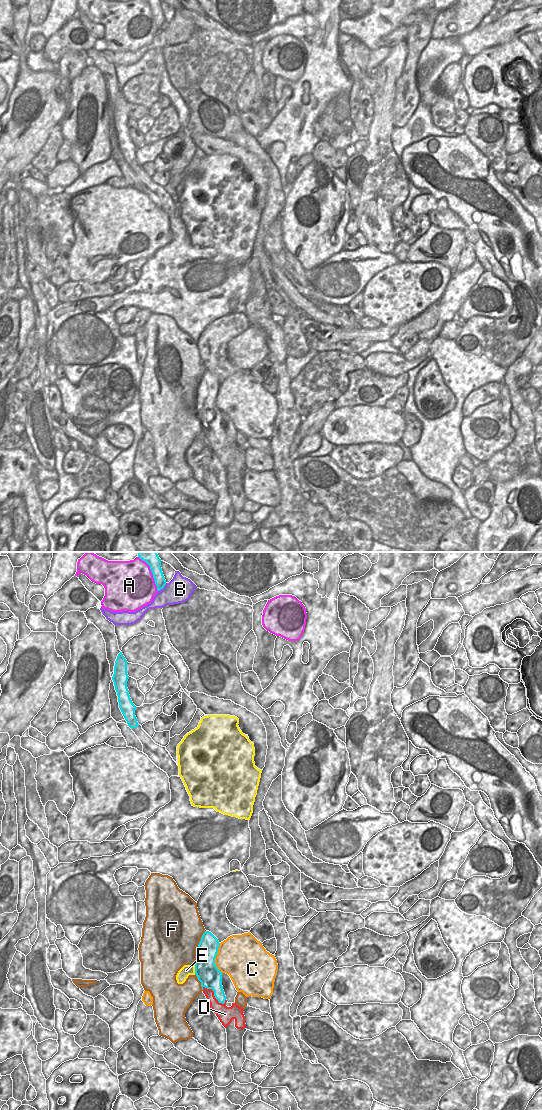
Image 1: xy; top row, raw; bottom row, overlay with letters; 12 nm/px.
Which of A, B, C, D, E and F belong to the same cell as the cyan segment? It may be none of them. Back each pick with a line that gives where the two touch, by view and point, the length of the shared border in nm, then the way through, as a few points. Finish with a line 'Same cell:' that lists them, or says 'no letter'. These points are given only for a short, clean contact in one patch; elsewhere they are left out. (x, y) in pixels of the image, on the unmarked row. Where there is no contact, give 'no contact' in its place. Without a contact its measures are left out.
D: contact xy (214, 434); length 340 nm; way xy (209, 415), (214, 434), (218, 446), (223, 452)
Same cell: D

